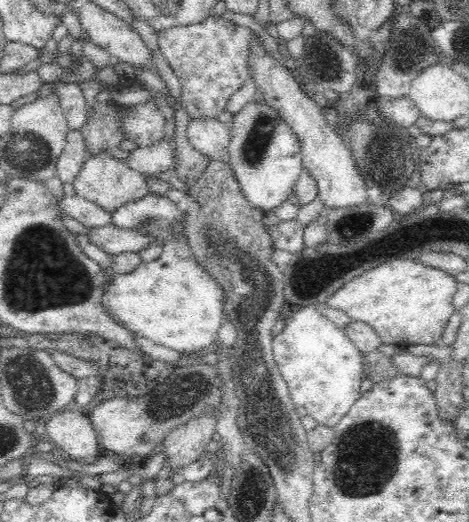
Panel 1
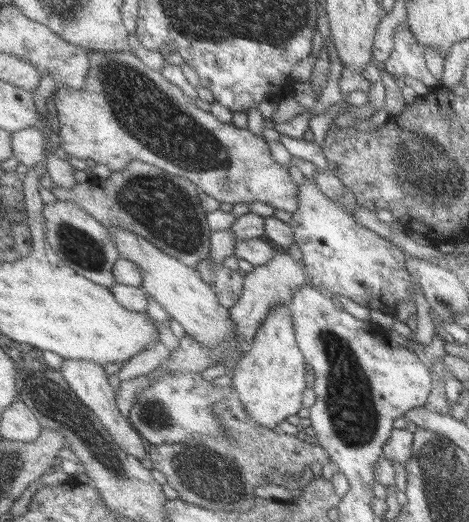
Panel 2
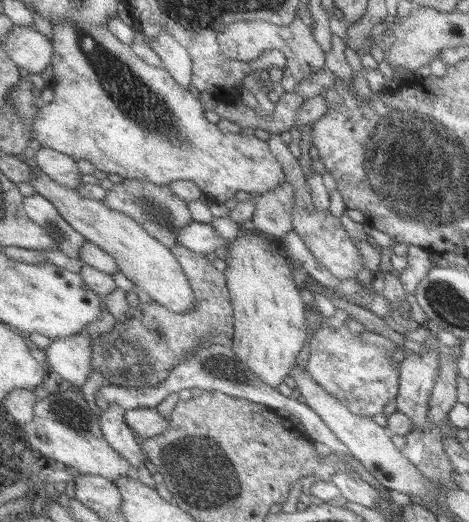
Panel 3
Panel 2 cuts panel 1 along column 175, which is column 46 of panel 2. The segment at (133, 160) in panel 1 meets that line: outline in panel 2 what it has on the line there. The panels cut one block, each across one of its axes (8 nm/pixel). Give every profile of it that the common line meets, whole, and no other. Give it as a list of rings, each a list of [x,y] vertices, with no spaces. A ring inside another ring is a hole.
[[[33,126],[12,134],[13,156],[26,170],[47,160],[47,141],[40,126]]]

